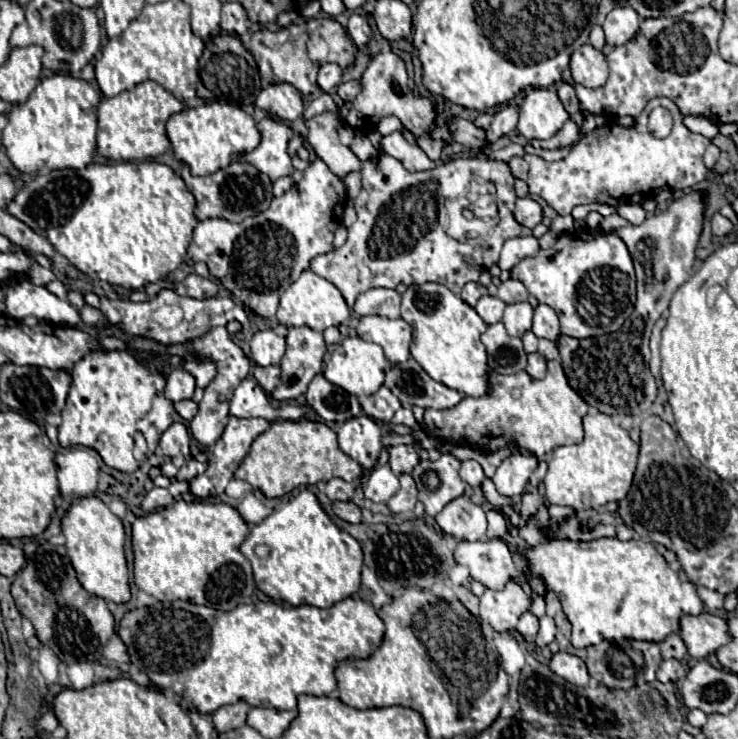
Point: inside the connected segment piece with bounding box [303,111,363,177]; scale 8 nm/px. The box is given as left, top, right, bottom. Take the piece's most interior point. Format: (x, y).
(322, 129)

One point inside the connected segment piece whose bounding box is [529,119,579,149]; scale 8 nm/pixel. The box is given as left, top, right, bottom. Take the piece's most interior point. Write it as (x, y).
(569, 132)

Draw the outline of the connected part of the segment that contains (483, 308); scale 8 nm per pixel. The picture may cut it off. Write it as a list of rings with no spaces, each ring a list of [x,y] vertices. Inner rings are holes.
[[[483,295],[477,305],[475,305],[475,311],[479,313],[479,317],[487,323],[487,325],[493,325],[493,323],[499,323],[501,317],[503,317],[503,309],[505,309],[505,303],[497,297],[491,297],[491,295]]]

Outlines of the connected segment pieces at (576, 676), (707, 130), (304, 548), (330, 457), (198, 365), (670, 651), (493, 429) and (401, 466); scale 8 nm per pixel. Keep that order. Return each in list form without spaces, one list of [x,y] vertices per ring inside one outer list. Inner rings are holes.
[[[563,651],[555,653],[549,661],[549,669],[555,671],[555,675],[559,675],[579,687],[585,687],[591,681],[585,663],[577,655],[571,655],[571,653],[563,653]]]
[[[683,115],[683,125],[693,133],[705,135],[707,139],[713,139],[719,133],[717,125],[713,121],[709,121],[707,117],[701,117],[701,115]]]
[[[301,489],[291,501],[257,523],[239,549],[253,565],[257,587],[273,601],[285,601],[293,607],[307,603],[327,609],[361,587],[363,551],[359,541],[339,531],[315,493],[307,489]]]
[[[275,421],[271,427],[261,433],[245,461],[235,471],[237,479],[247,481],[249,485],[261,489],[269,499],[283,497],[297,489],[299,485],[313,485],[317,481],[329,481],[341,477],[345,481],[357,481],[363,475],[363,469],[355,459],[339,451],[337,435],[325,423],[317,421]]]
[[[189,359],[189,361],[185,361],[185,365],[183,365],[183,369],[185,371],[191,371],[191,375],[195,375],[195,383],[197,383],[197,387],[201,387],[201,389],[205,389],[207,385],[209,385],[209,381],[215,377],[215,373],[217,373],[217,369],[215,369],[215,365],[211,363],[211,361],[195,361],[195,359]]]
[[[671,633],[665,641],[659,643],[663,659],[683,659],[687,655],[687,647],[683,647],[683,639],[679,639],[679,633]]]
[[[561,361],[547,363],[547,377],[537,381],[525,371],[515,375],[489,373],[489,393],[485,397],[465,397],[453,409],[425,409],[425,431],[433,437],[471,443],[483,451],[495,451],[507,443],[525,447],[539,459],[559,445],[579,443],[583,439],[581,419],[590,408],[567,383]]]
[[[395,445],[395,447],[385,447],[385,449],[389,453],[389,465],[395,471],[395,475],[411,473],[413,467],[419,463],[419,455],[413,447]]]

